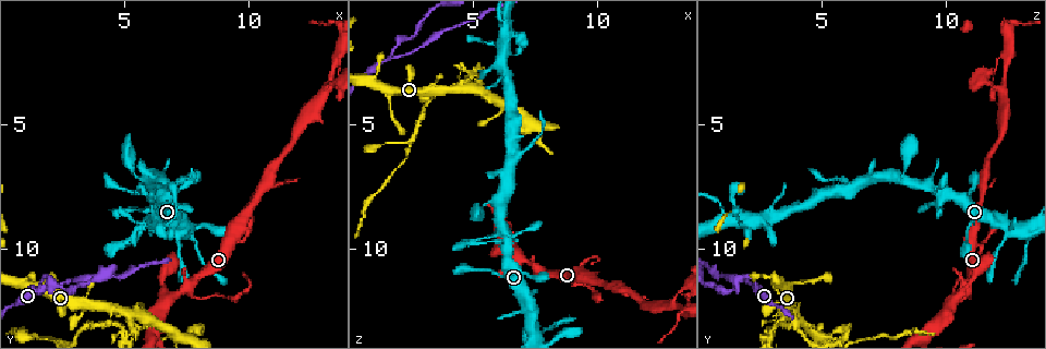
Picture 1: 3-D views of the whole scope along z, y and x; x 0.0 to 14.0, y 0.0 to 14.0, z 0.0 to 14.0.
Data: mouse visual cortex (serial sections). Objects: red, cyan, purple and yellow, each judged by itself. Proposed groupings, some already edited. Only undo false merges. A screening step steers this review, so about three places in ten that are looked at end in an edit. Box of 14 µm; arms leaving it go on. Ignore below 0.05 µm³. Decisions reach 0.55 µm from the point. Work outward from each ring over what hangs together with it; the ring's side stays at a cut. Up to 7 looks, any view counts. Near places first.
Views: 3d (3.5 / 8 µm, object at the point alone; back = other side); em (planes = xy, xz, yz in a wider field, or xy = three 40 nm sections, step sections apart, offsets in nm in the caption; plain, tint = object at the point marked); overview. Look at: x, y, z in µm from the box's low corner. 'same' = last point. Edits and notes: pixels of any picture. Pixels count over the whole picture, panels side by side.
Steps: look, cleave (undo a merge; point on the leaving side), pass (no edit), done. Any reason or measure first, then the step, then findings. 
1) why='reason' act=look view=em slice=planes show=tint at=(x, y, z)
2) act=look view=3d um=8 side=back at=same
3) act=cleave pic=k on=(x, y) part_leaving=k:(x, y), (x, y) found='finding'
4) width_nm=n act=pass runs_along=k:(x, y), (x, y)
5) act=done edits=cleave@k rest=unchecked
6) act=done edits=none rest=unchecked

why='sharp bend' act=look view=3d um=3.5 at=(6.3, 8.8, 1.8)

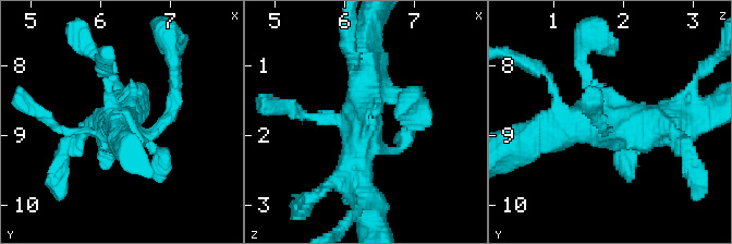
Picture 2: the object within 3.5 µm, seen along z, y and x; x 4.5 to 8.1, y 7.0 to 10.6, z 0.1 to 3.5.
why='need the tissue' act=look view=em slice=xy step=1 show=tint at=(6.30, 8.80, 1.80)

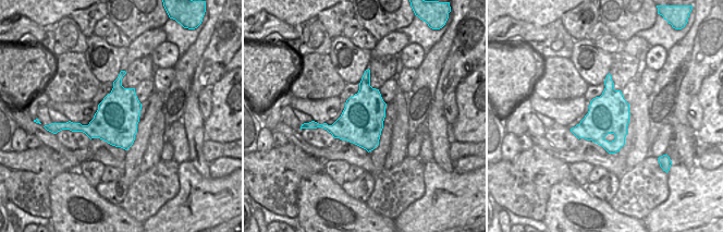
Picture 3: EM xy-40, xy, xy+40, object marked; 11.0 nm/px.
act=pass runs_along=2:(681, 122), (572, 125), (547, 138) found='all the same cell'

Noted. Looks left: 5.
why='three-way junction' act=look view=3d um=3.5 at=(1.7, 11.4, 4.0)

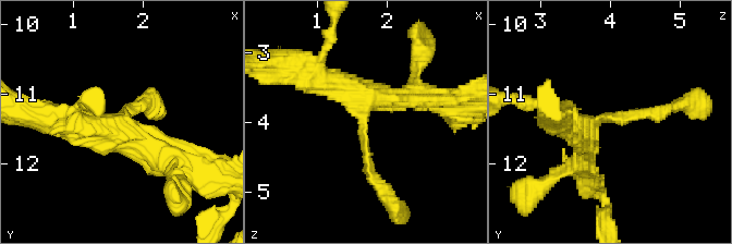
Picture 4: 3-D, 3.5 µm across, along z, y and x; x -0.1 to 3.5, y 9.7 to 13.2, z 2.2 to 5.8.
act=look view=em slice=planes show=tint at=(1.65, 11.35, 4.00)

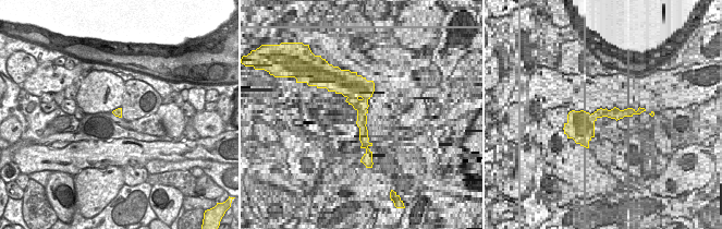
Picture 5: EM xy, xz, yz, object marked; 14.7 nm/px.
act=look view=em slice=xy step=2 show=tint at=same

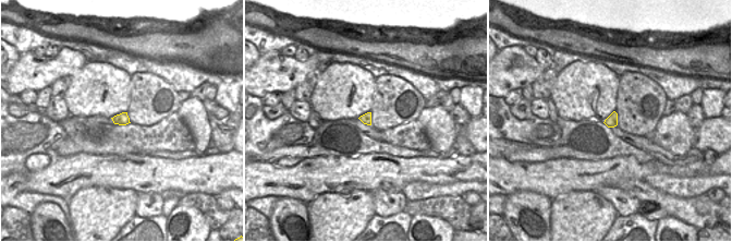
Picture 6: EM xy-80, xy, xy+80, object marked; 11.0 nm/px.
act=pass found='one cell here'

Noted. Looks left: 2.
why='two arms in line, one across' act=look view=3d um=3.5 at=(7.6, 11.4, 10.7)

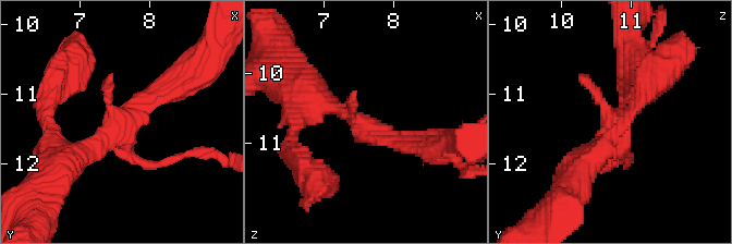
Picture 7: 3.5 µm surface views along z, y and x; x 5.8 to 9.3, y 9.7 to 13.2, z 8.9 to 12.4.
act=look view=em slice=xy step=1 show=tint at=(7.55, 11.45, 10.70)

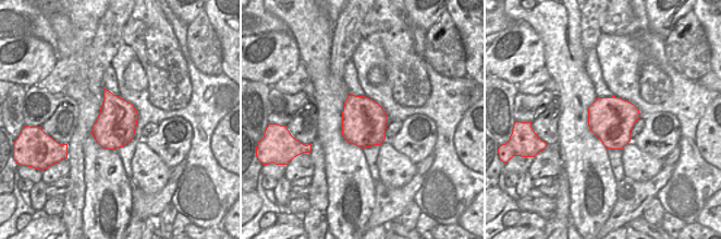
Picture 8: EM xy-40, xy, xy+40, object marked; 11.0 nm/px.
act=cleave pic=7 on=(192, 153) part_leaving=7:(142, 161), (159, 165), (193, 151), (226, 158) found='two cells meet here'

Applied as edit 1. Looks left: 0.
act=done edits=cleave@7 rest=unchecked

